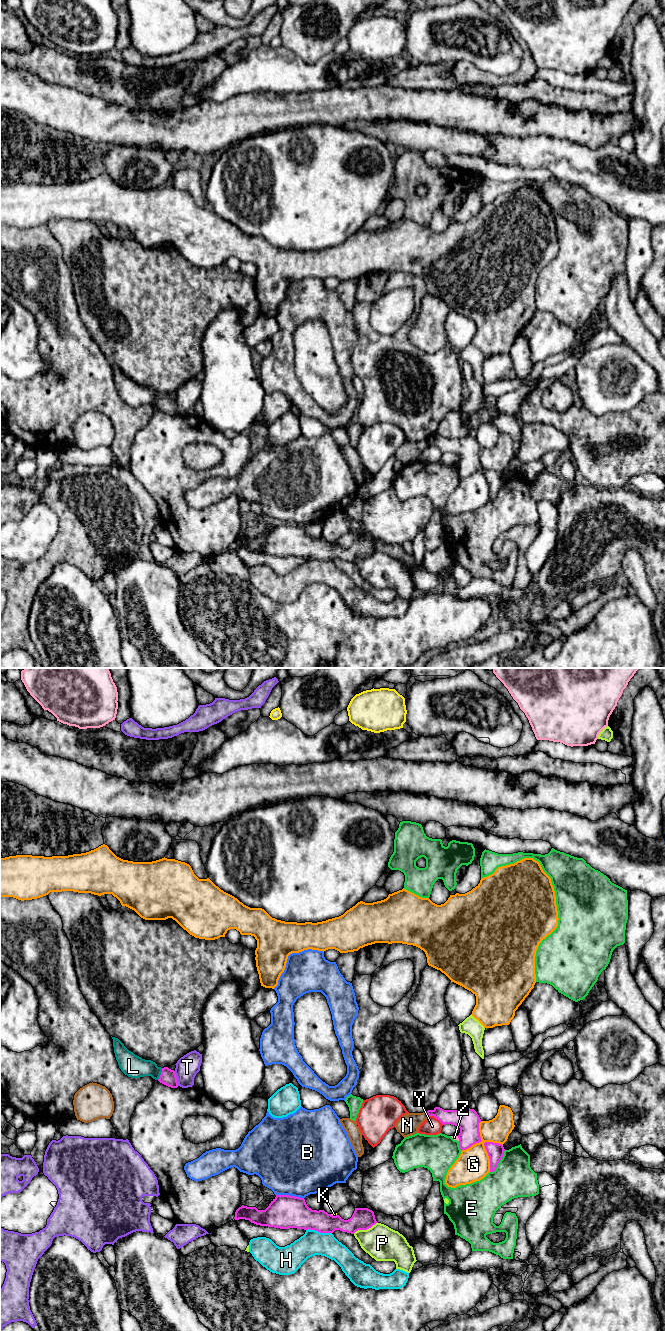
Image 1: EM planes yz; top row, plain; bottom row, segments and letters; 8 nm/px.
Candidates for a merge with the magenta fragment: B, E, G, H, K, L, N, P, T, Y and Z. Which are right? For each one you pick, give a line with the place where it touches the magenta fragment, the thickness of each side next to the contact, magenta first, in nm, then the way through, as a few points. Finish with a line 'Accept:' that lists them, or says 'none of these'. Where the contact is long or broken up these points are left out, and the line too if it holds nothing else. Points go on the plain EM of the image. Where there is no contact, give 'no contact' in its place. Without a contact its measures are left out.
L: contact yz (161, 402); calibres 130 and 180 nm; way yz (168, 405), (161, 402), (150, 396), (133, 394)
Accept: L

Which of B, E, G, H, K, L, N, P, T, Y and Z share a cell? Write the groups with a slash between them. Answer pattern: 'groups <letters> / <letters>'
groups B / E / G / H / K / L / N / P / T / Y / Z

